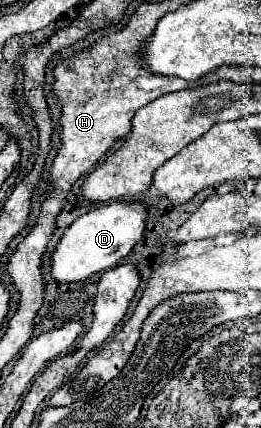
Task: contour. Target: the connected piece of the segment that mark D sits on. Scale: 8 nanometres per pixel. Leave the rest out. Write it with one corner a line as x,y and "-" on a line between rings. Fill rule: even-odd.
112,201
88,211
64,229
50,259
50,277
56,283
72,283
84,281
94,273
116,267
118,261
126,257
132,251
132,247
140,241
144,233
144,221
146,207
140,203

